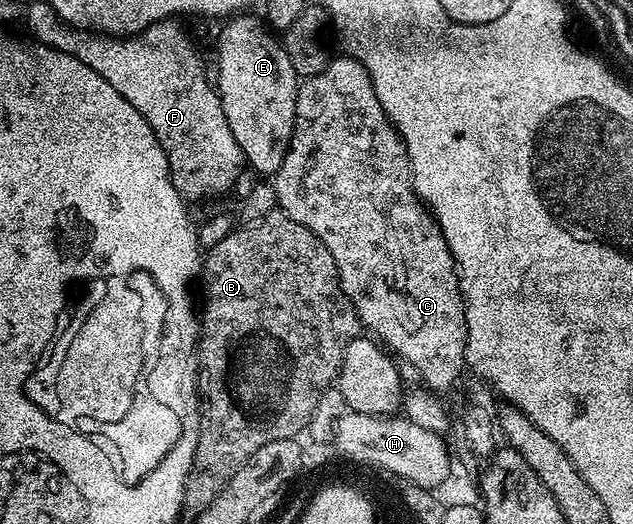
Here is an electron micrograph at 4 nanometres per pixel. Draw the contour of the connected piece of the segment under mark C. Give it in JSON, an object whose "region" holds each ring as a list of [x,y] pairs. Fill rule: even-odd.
{"region":[[[348,56],[334,57],[327,68],[319,72],[319,76],[311,76],[298,85],[293,135],[283,156],[283,164],[272,175],[271,187],[277,197],[280,213],[291,216],[295,224],[303,224],[303,228],[308,230],[313,226],[313,206],[319,206],[321,212],[317,216],[321,218],[321,224],[325,224],[327,230],[335,230],[319,232],[319,240],[327,244],[327,252],[337,254],[337,244],[353,244],[353,248],[349,248],[345,266],[349,270],[349,276],[357,278],[359,286],[343,288],[343,292],[357,309],[362,327],[394,355],[402,354],[409,358],[410,364],[421,373],[422,380],[431,389],[447,389],[460,376],[461,370],[466,369],[465,299],[461,297],[457,262],[449,251],[441,225],[433,219],[428,206],[413,190],[413,174],[409,170],[407,148],[391,119],[383,112],[379,96],[375,96],[373,81],[367,68],[363,68],[363,64],[359,64],[357,59]],[[303,116],[323,116],[315,118],[315,122],[319,124],[311,126],[317,128],[313,132],[315,138],[311,138],[315,156],[313,170],[307,162],[309,138],[305,152],[303,134],[305,130],[309,130],[309,124],[303,126]]]}

